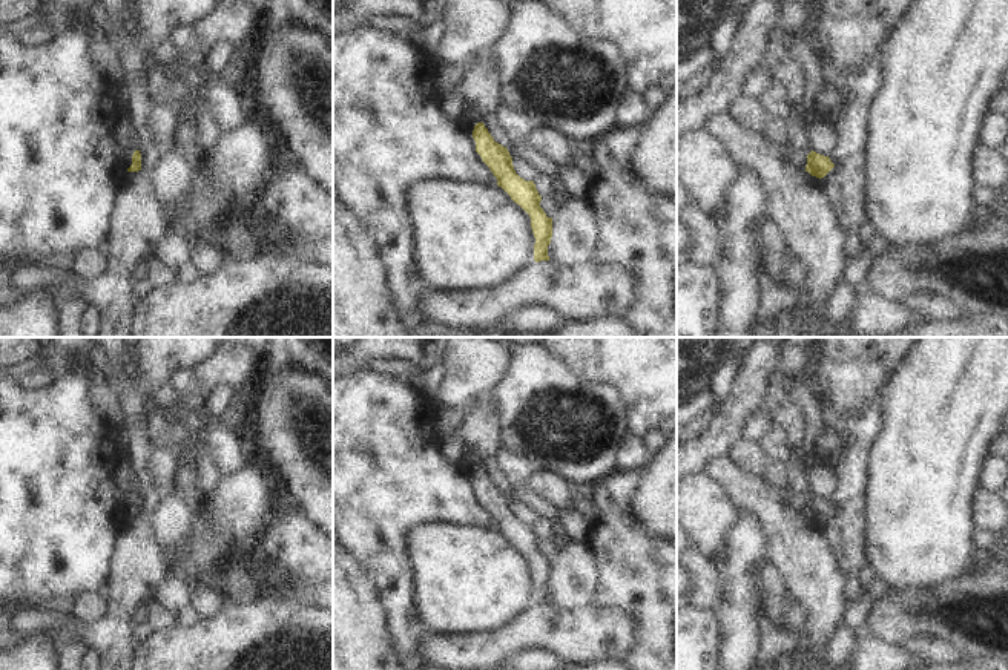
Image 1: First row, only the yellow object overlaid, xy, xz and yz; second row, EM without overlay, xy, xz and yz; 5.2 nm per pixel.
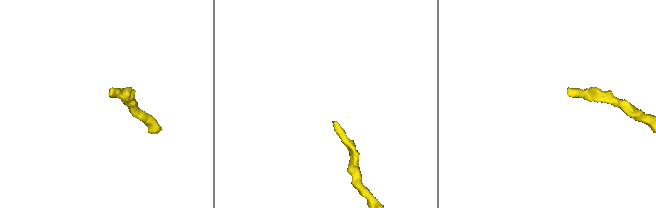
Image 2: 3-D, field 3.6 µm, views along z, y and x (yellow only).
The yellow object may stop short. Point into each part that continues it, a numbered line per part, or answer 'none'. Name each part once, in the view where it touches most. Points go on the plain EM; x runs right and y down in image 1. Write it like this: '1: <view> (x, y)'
1: xy (126, 499).

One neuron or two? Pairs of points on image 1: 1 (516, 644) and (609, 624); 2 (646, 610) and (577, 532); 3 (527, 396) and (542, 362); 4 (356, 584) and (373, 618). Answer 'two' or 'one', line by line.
1: one
2: two
3: one
4: one

